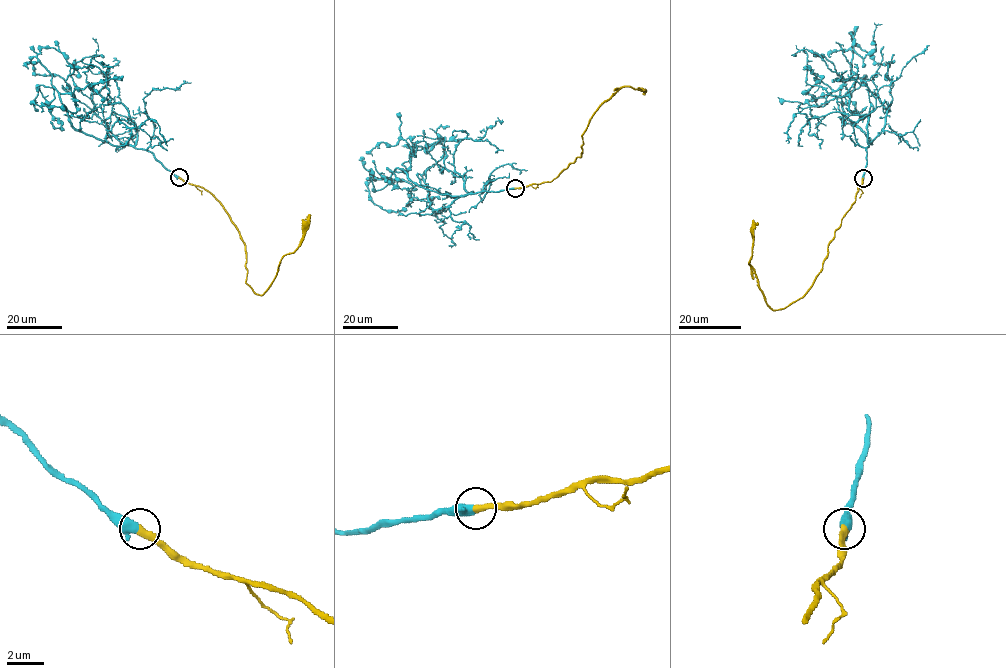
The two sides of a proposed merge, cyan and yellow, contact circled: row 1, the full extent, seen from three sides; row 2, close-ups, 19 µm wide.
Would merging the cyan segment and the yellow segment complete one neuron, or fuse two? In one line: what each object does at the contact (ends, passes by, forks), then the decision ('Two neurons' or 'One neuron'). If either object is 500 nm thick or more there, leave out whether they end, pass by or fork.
One neuron

